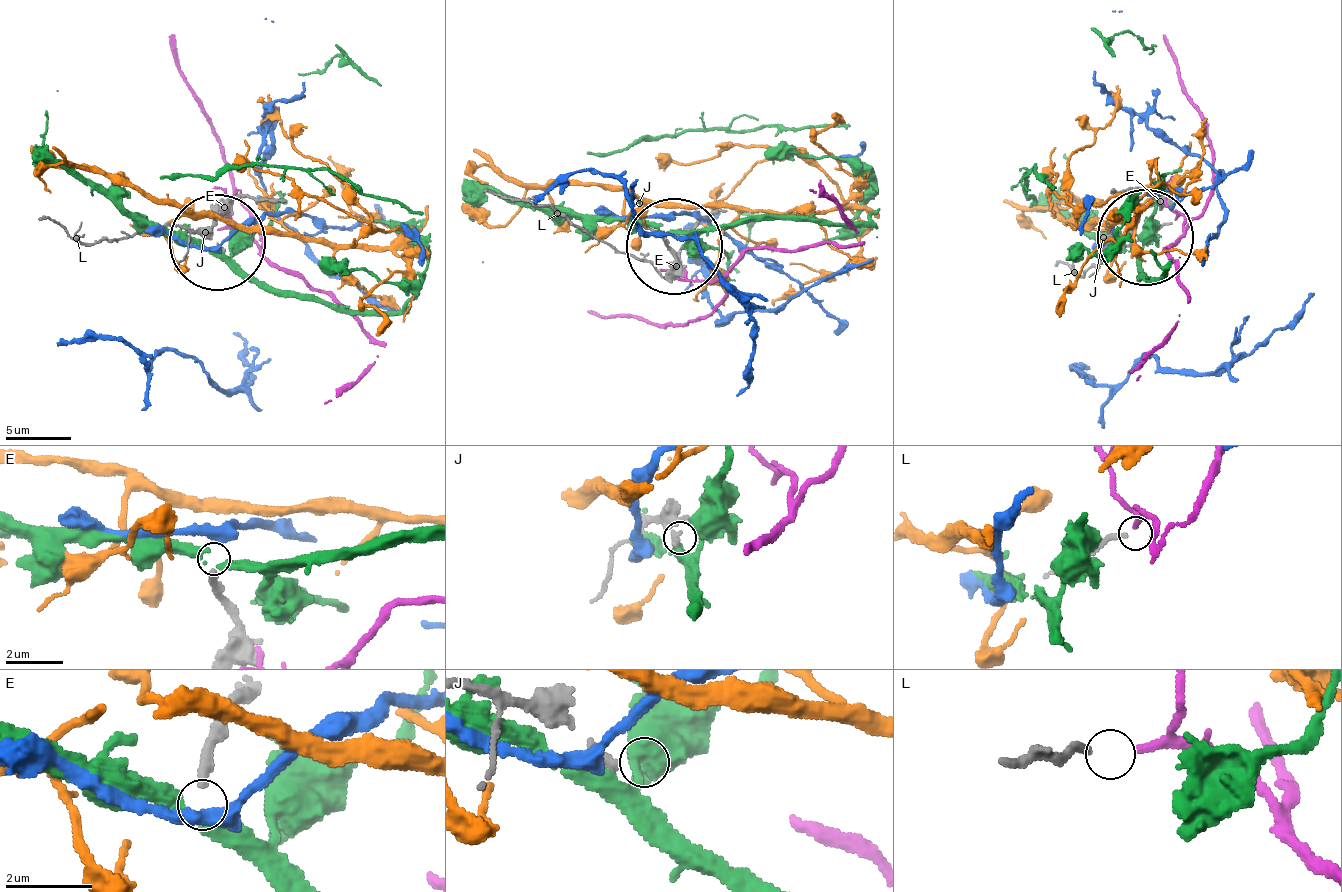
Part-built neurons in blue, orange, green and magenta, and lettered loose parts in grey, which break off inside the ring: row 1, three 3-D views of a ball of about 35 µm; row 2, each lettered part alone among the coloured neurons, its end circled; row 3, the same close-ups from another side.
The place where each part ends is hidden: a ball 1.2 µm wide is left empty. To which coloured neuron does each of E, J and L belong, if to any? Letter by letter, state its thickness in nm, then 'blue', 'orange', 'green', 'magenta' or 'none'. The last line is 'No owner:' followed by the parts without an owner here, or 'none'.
E: 220 nm thick; none
J: 200 nm thick; none
L: 160 nm thick; magenta
No owner: E, J

